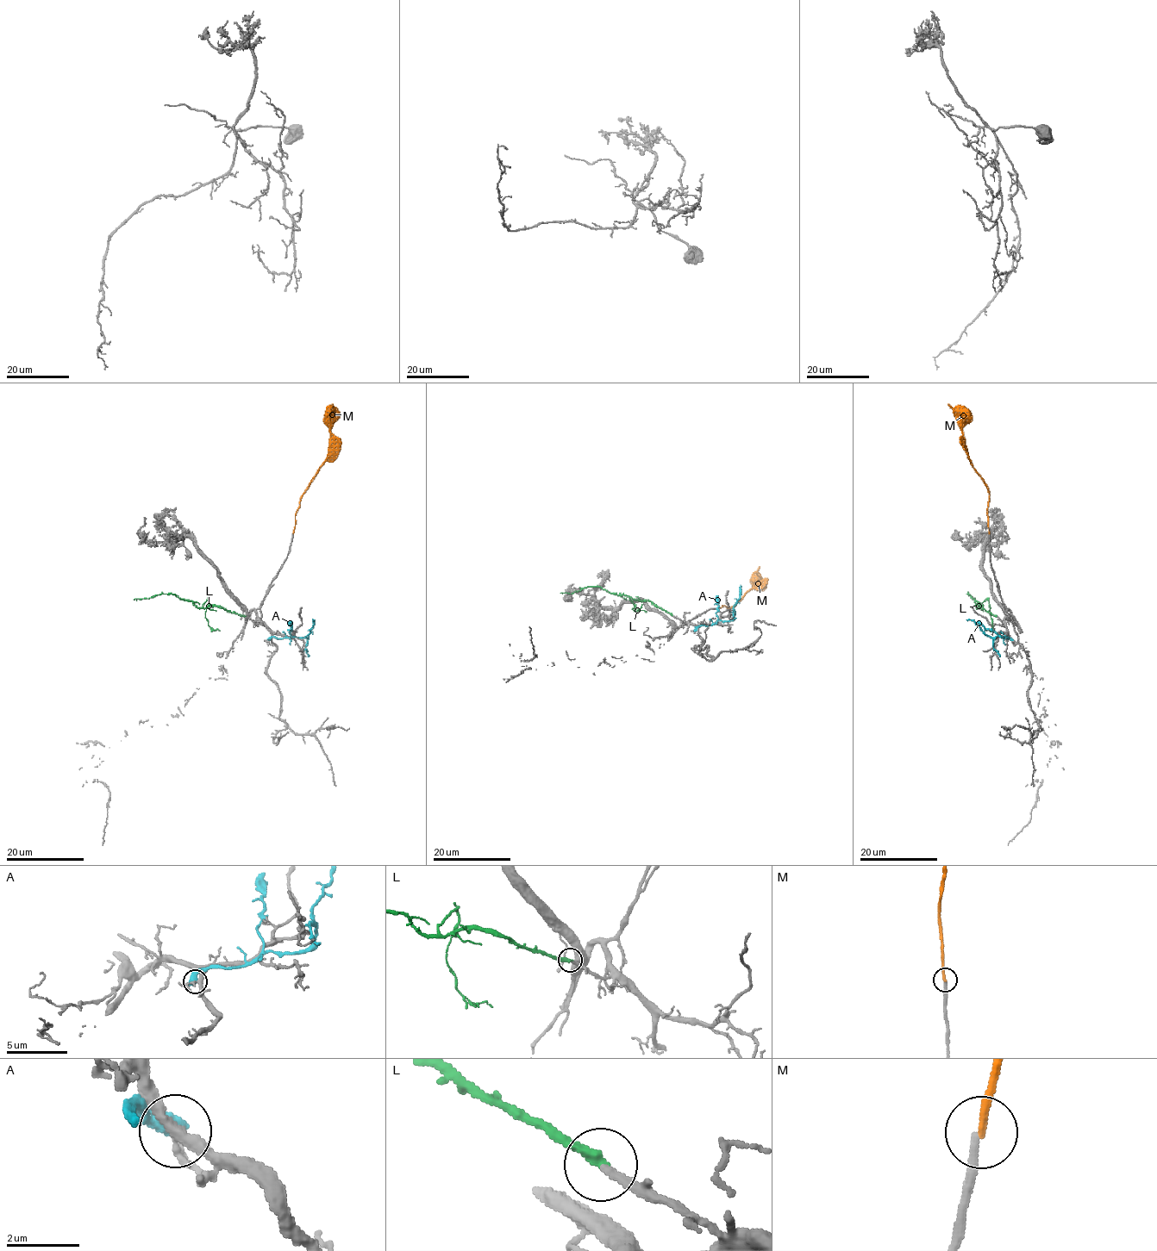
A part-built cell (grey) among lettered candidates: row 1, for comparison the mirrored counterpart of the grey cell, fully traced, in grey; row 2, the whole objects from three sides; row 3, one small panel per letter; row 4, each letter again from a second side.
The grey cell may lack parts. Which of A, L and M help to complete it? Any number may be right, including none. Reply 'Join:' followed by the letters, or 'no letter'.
Join: L

